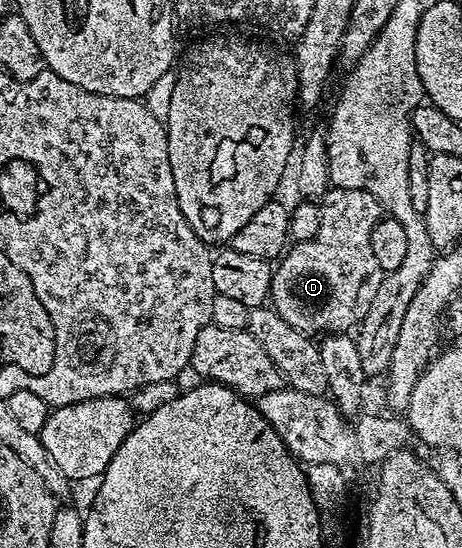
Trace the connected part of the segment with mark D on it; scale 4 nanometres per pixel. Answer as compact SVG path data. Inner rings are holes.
M343 188L339 197L341 202L320 203L319 232L311 240L290 245L275 266L272 309L310 336L341 336L352 326L360 327L383 277L371 248L375 224L383 216L381 201L359 188Z

